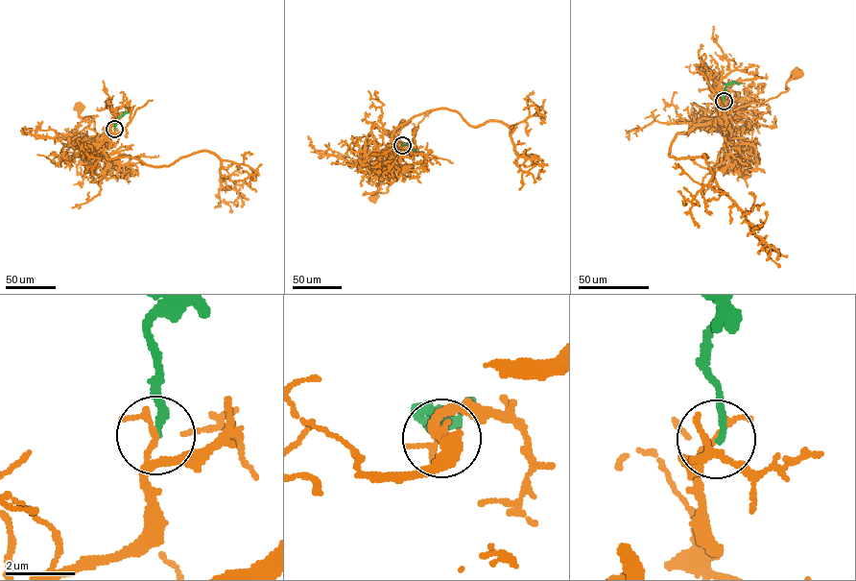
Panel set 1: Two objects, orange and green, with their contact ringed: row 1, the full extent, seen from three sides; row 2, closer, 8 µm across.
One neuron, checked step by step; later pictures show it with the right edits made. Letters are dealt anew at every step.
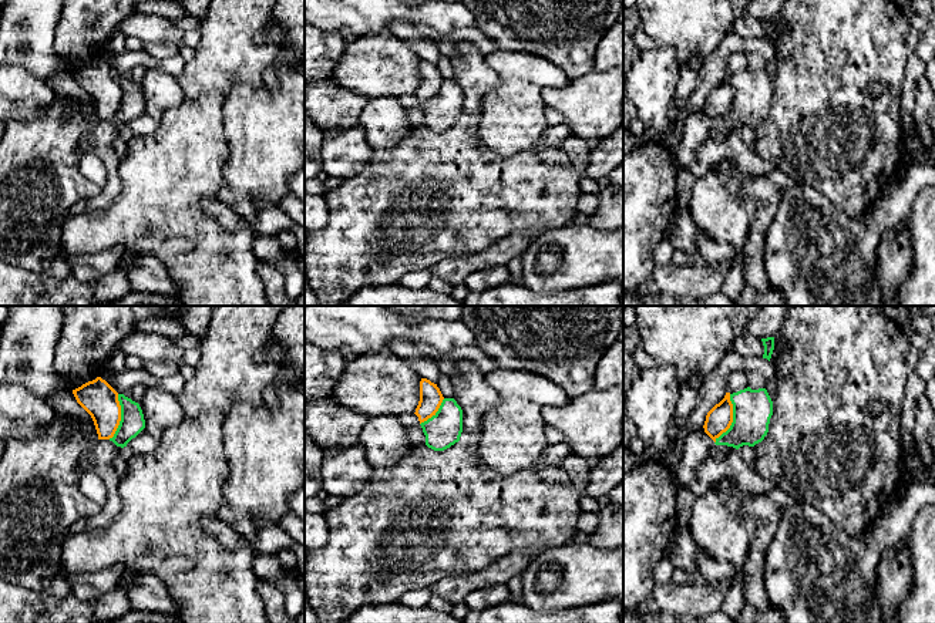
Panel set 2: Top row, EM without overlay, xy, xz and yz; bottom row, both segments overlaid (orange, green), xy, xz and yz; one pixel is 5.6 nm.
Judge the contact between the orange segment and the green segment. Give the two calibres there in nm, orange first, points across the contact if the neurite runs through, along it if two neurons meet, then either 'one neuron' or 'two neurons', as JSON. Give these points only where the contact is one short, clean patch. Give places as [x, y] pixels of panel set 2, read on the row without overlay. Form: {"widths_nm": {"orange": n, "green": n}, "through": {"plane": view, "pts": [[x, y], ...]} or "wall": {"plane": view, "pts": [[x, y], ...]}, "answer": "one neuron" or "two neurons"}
{"widths_nm": {"orange": 150, "green": 220}, "wall": {"plane": "yz", "pts": [[730, 76], [732, 105], [715, 124]]}, "answer": "two neurons"}

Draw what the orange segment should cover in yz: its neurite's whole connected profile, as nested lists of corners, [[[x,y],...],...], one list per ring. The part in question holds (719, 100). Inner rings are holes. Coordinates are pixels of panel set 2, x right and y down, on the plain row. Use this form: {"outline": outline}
{"outline": [[[726,74],[724,80],[707,94],[703,110],[716,124],[716,121],[730,110],[731,104],[733,85],[730,82],[730,74]]]}

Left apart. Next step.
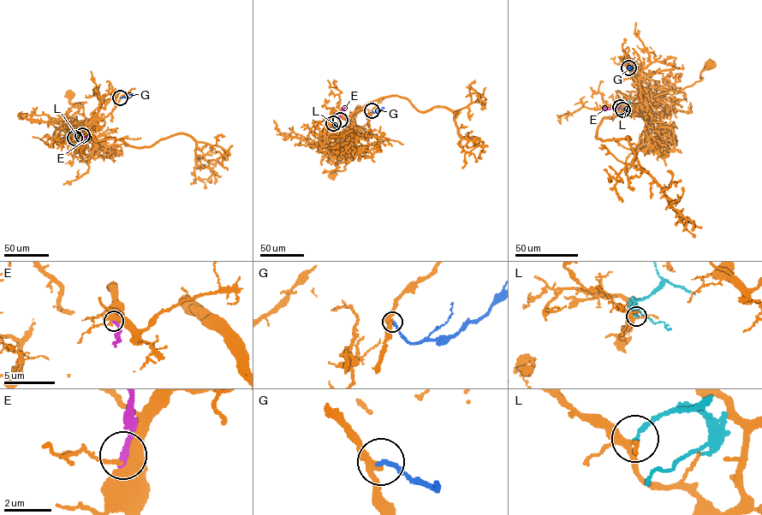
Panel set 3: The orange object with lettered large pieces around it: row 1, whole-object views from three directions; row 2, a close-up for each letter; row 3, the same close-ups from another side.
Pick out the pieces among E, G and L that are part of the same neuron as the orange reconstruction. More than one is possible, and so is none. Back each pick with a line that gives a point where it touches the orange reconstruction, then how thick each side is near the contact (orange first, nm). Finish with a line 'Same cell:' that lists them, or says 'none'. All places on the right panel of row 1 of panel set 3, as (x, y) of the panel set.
Same cell: none

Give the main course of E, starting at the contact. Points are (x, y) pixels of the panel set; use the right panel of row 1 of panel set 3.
E: (620, 107), (605, 109), (604, 107)

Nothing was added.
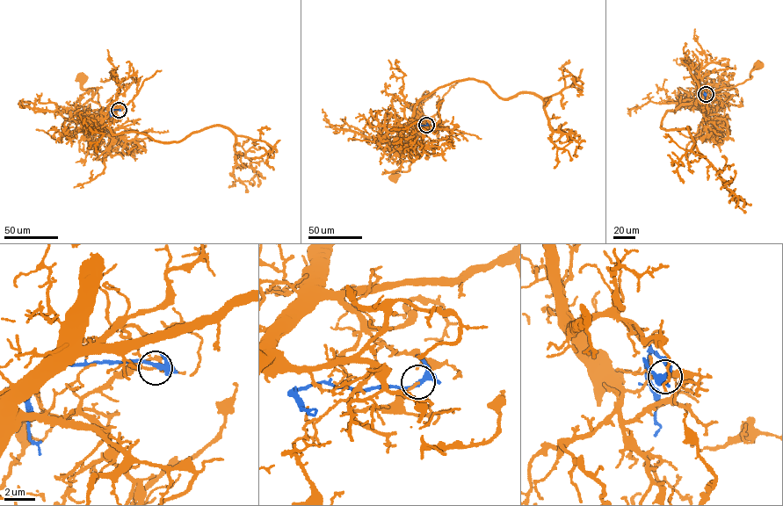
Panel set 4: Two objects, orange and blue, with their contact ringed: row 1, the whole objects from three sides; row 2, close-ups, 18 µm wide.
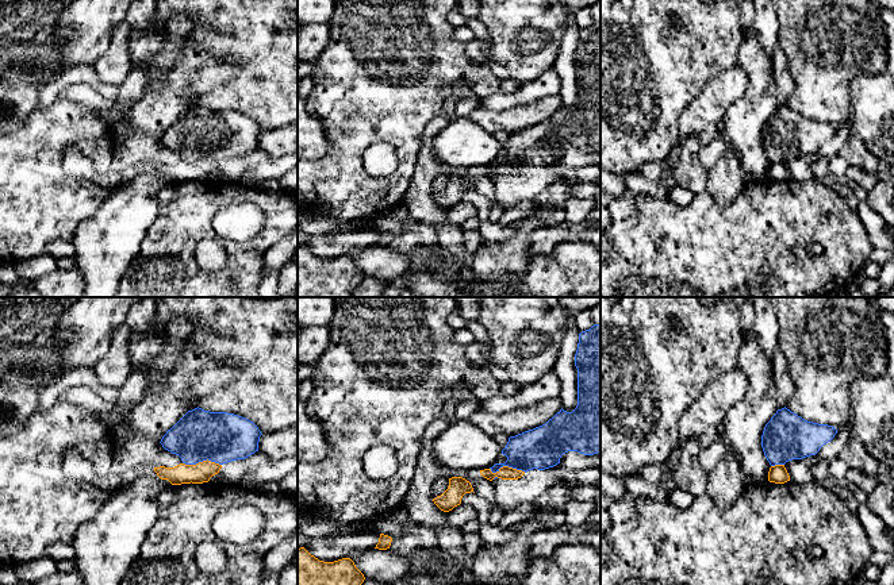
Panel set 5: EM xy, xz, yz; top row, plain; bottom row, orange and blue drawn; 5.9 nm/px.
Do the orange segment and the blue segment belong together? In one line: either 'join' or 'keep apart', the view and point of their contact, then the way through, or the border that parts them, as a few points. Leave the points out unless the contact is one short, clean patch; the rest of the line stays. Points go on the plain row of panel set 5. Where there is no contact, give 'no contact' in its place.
keep apart; contact xy (202, 160); border xy (183, 160), (198, 161), (210, 157), (221, 162)

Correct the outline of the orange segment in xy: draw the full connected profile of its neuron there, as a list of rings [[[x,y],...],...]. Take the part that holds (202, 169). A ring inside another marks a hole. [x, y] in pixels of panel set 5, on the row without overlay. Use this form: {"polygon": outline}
{"polygon": [[[207,157],[196,162],[160,163],[154,165],[154,169],[161,177],[168,177],[172,182],[181,182],[208,180],[212,173],[219,170],[220,165],[222,162]]]}

